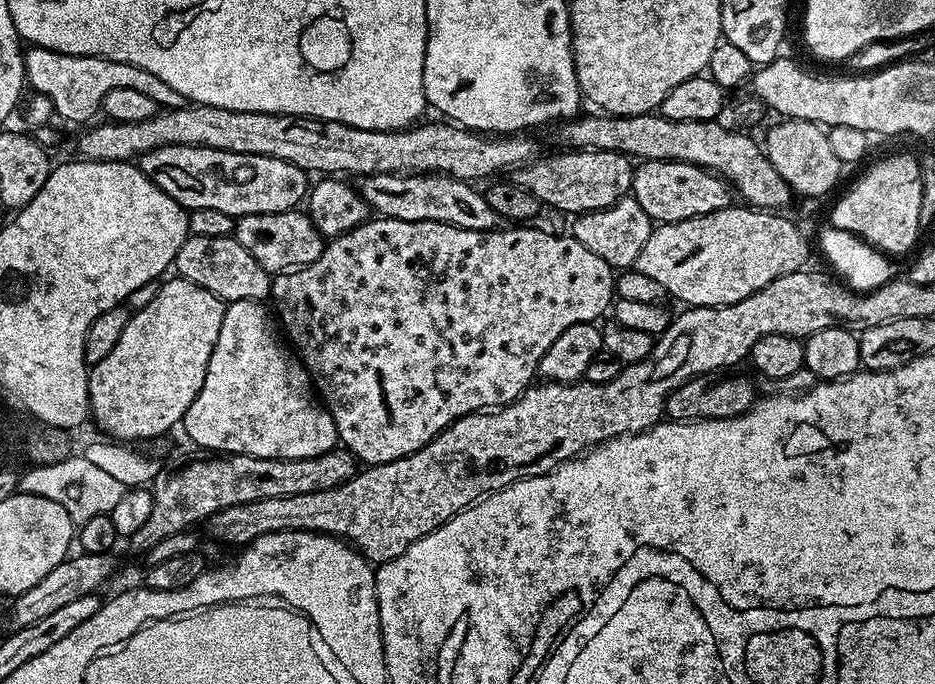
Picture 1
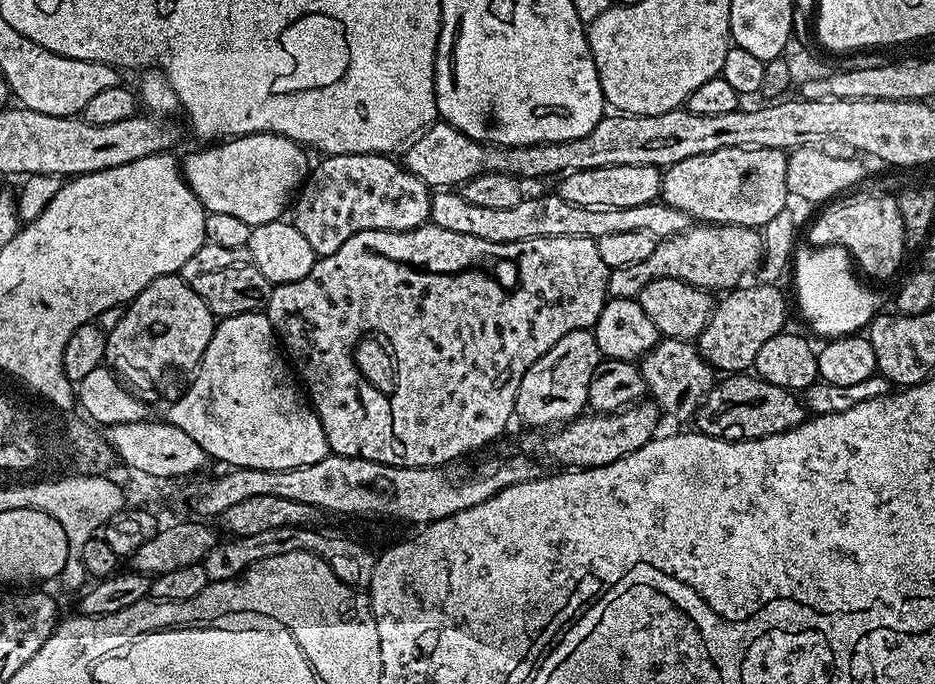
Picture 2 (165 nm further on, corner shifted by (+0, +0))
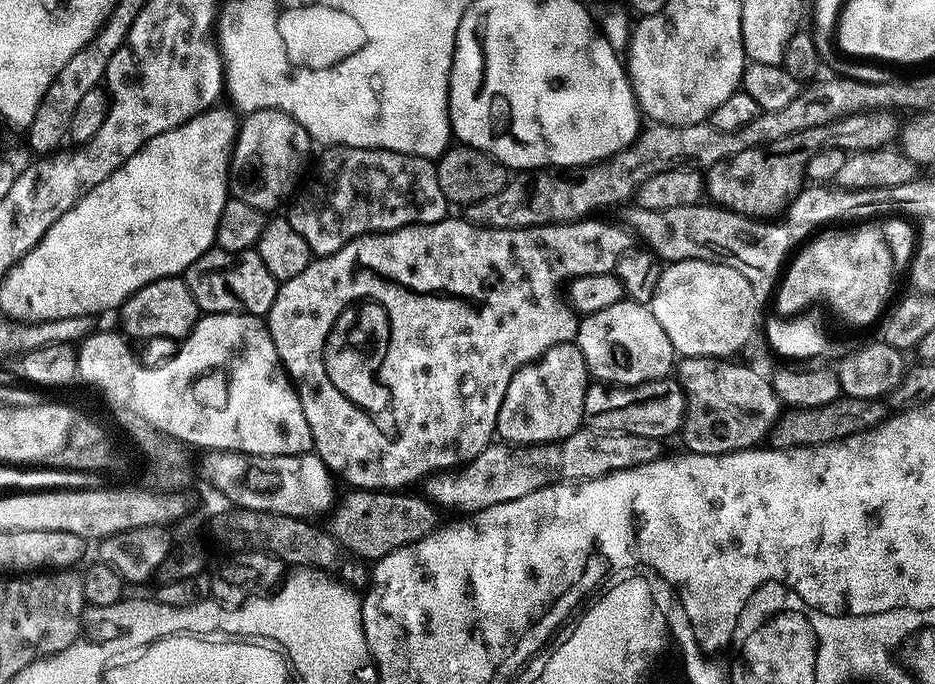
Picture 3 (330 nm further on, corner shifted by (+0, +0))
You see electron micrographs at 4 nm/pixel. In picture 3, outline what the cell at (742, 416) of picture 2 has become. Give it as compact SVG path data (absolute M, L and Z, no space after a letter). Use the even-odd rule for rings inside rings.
M841 395L840 399L834 402L826 402L822 406L810 406L809 408L789 407L781 411L777 416L775 424L770 431L770 444L774 448L805 448L810 444L831 444L834 440L844 440L847 436L853 436L864 432L868 428L874 428L886 419L883 399L863 400L854 396Z

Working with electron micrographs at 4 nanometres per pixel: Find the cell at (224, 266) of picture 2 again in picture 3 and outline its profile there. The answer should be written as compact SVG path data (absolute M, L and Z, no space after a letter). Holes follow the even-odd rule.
M212 246L204 251L209 252L202 253L190 264L190 287L197 309L204 314L245 312L251 316L267 317L270 306L274 306L274 298L278 294L280 284L263 264L257 249L244 246L239 250L221 250Z

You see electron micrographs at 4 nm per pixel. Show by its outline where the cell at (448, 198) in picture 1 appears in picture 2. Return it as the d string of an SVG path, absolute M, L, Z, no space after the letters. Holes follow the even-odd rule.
M436 190L432 192L430 202L431 223L442 226L442 230L454 230L454 234L470 234L474 238L482 238L486 242L526 242L526 238L590 238L596 241L606 234L620 234L625 230L642 230L651 236L663 238L685 232L690 227L690 218L682 210L674 210L674 206L663 202L653 202L646 206L574 206L574 202L566 202L559 194L552 196L536 196L533 200L521 198L518 206L510 206L503 210L493 210L487 206L474 206L474 202L466 202L466 198L456 190Z

